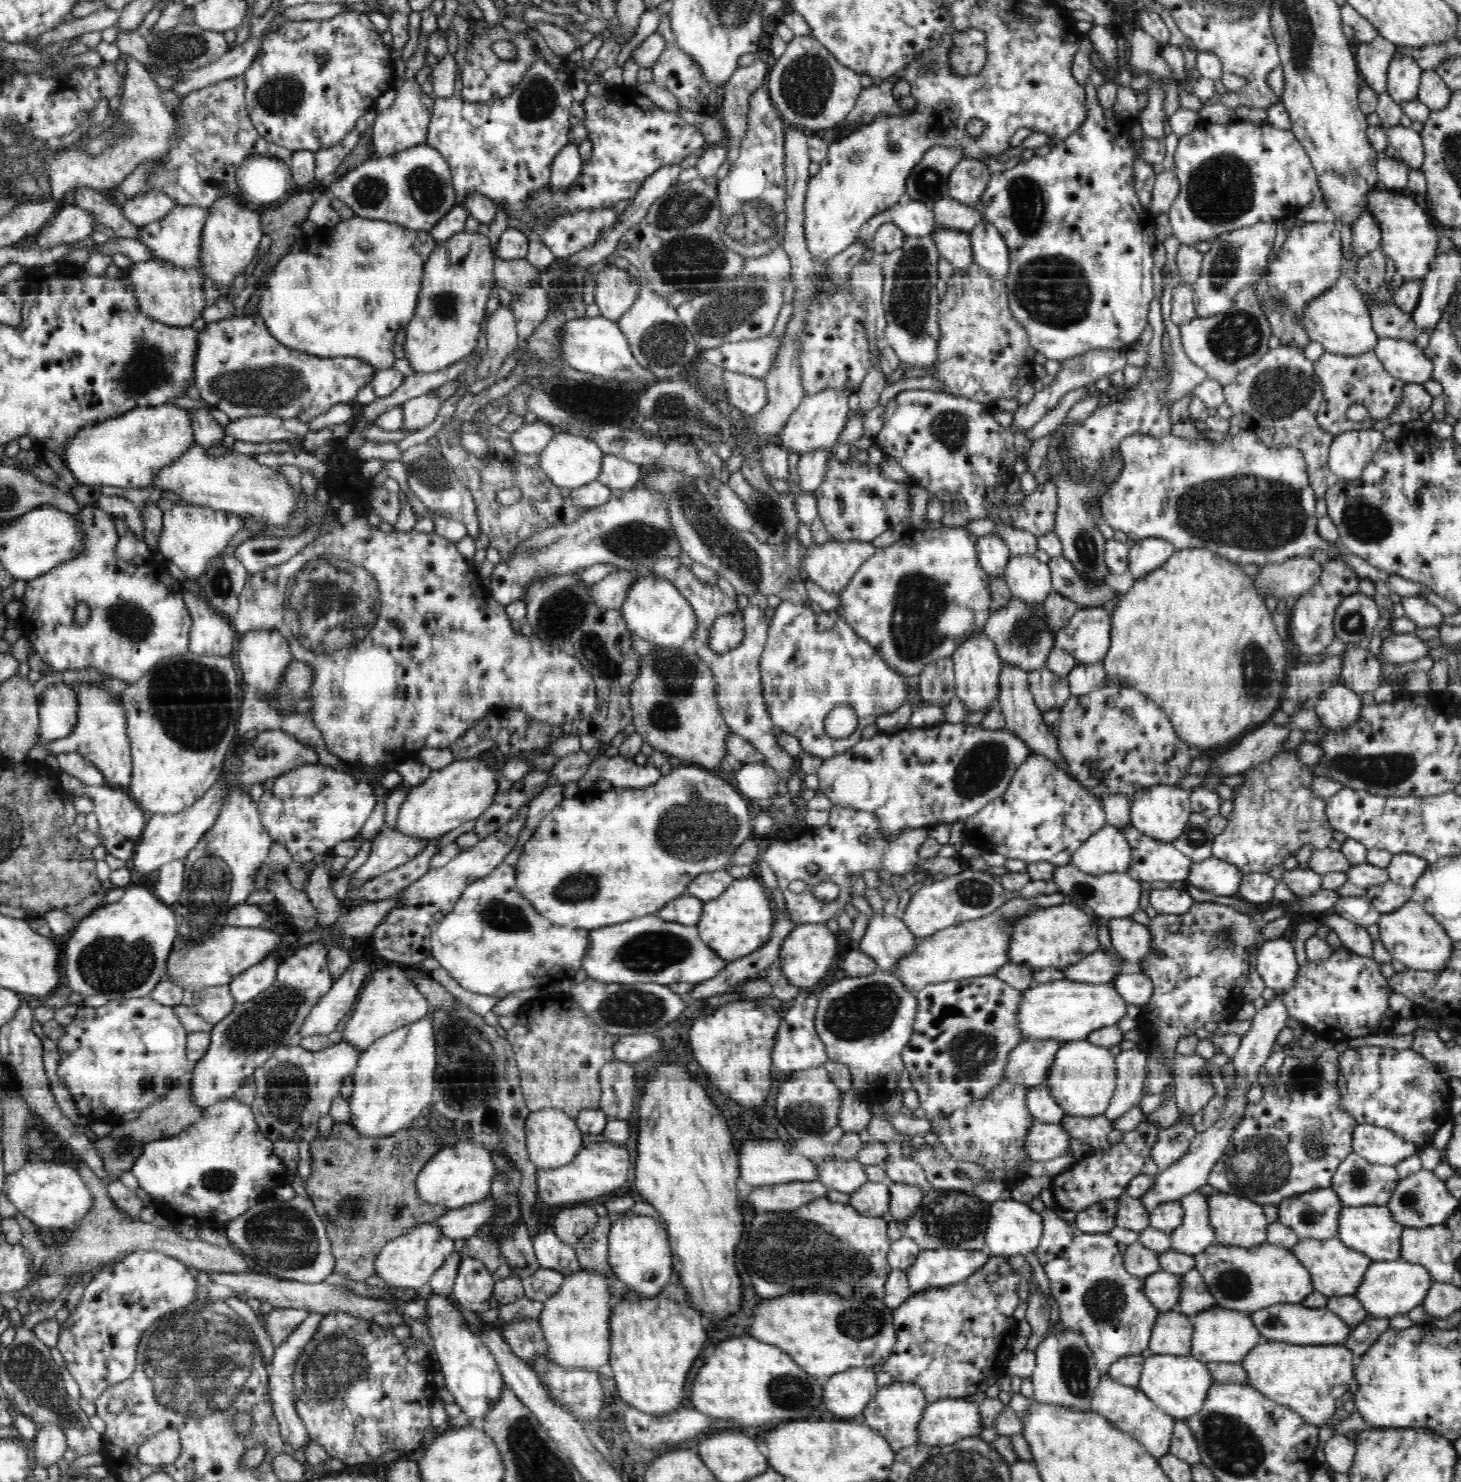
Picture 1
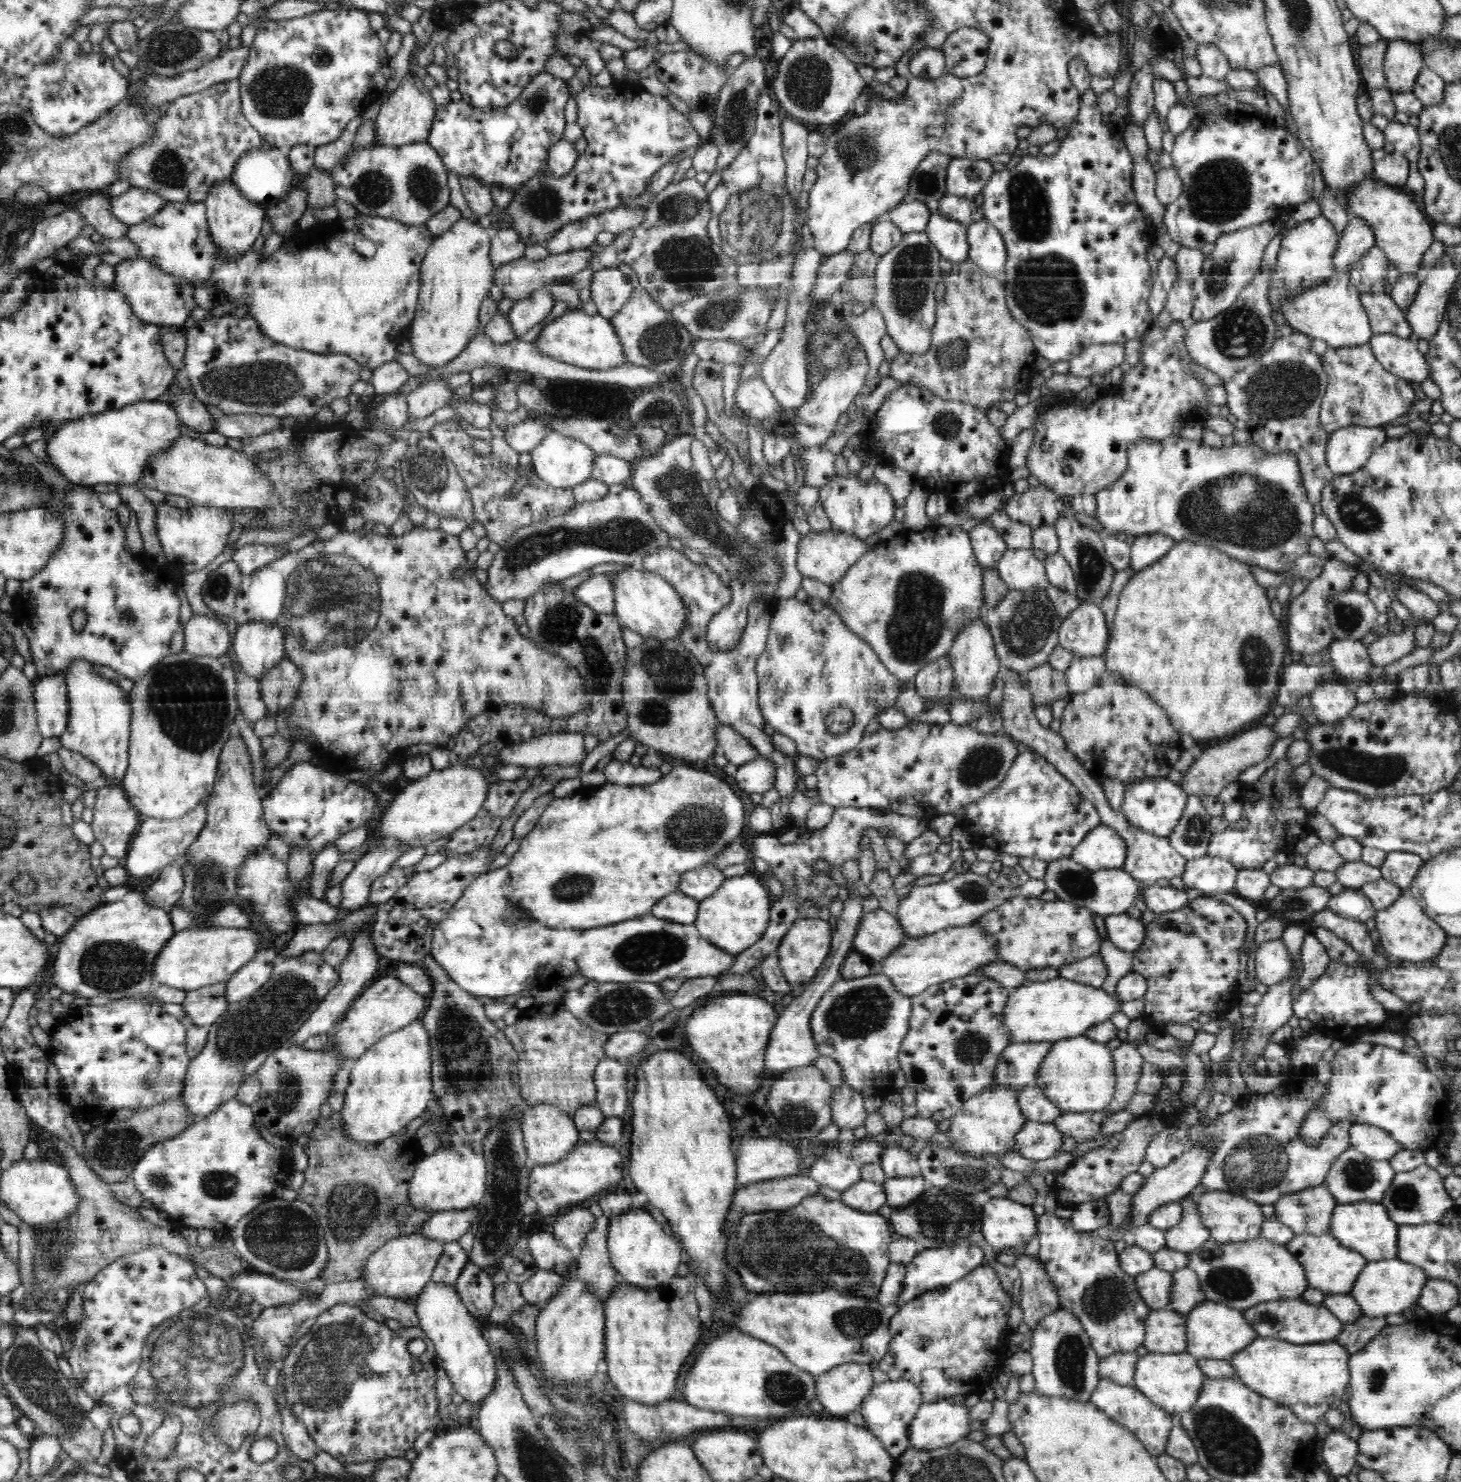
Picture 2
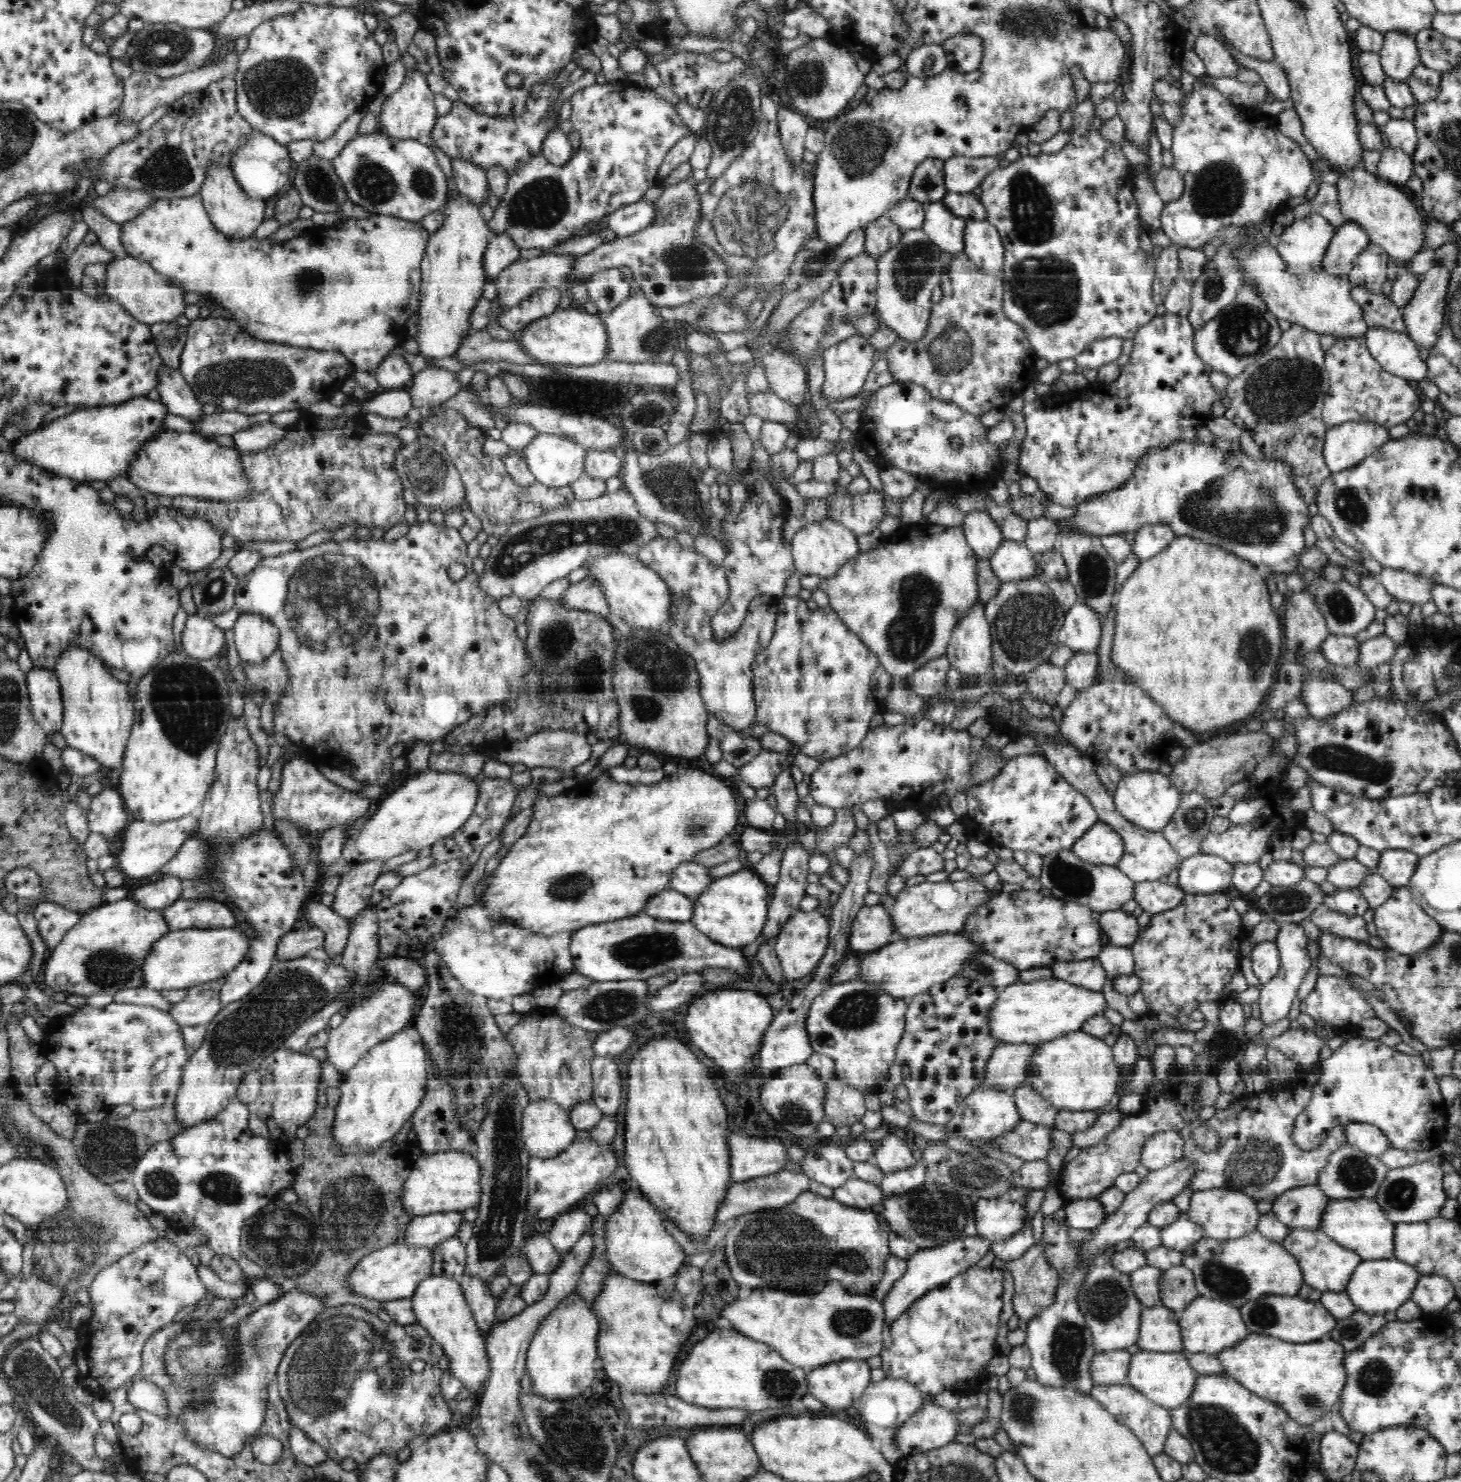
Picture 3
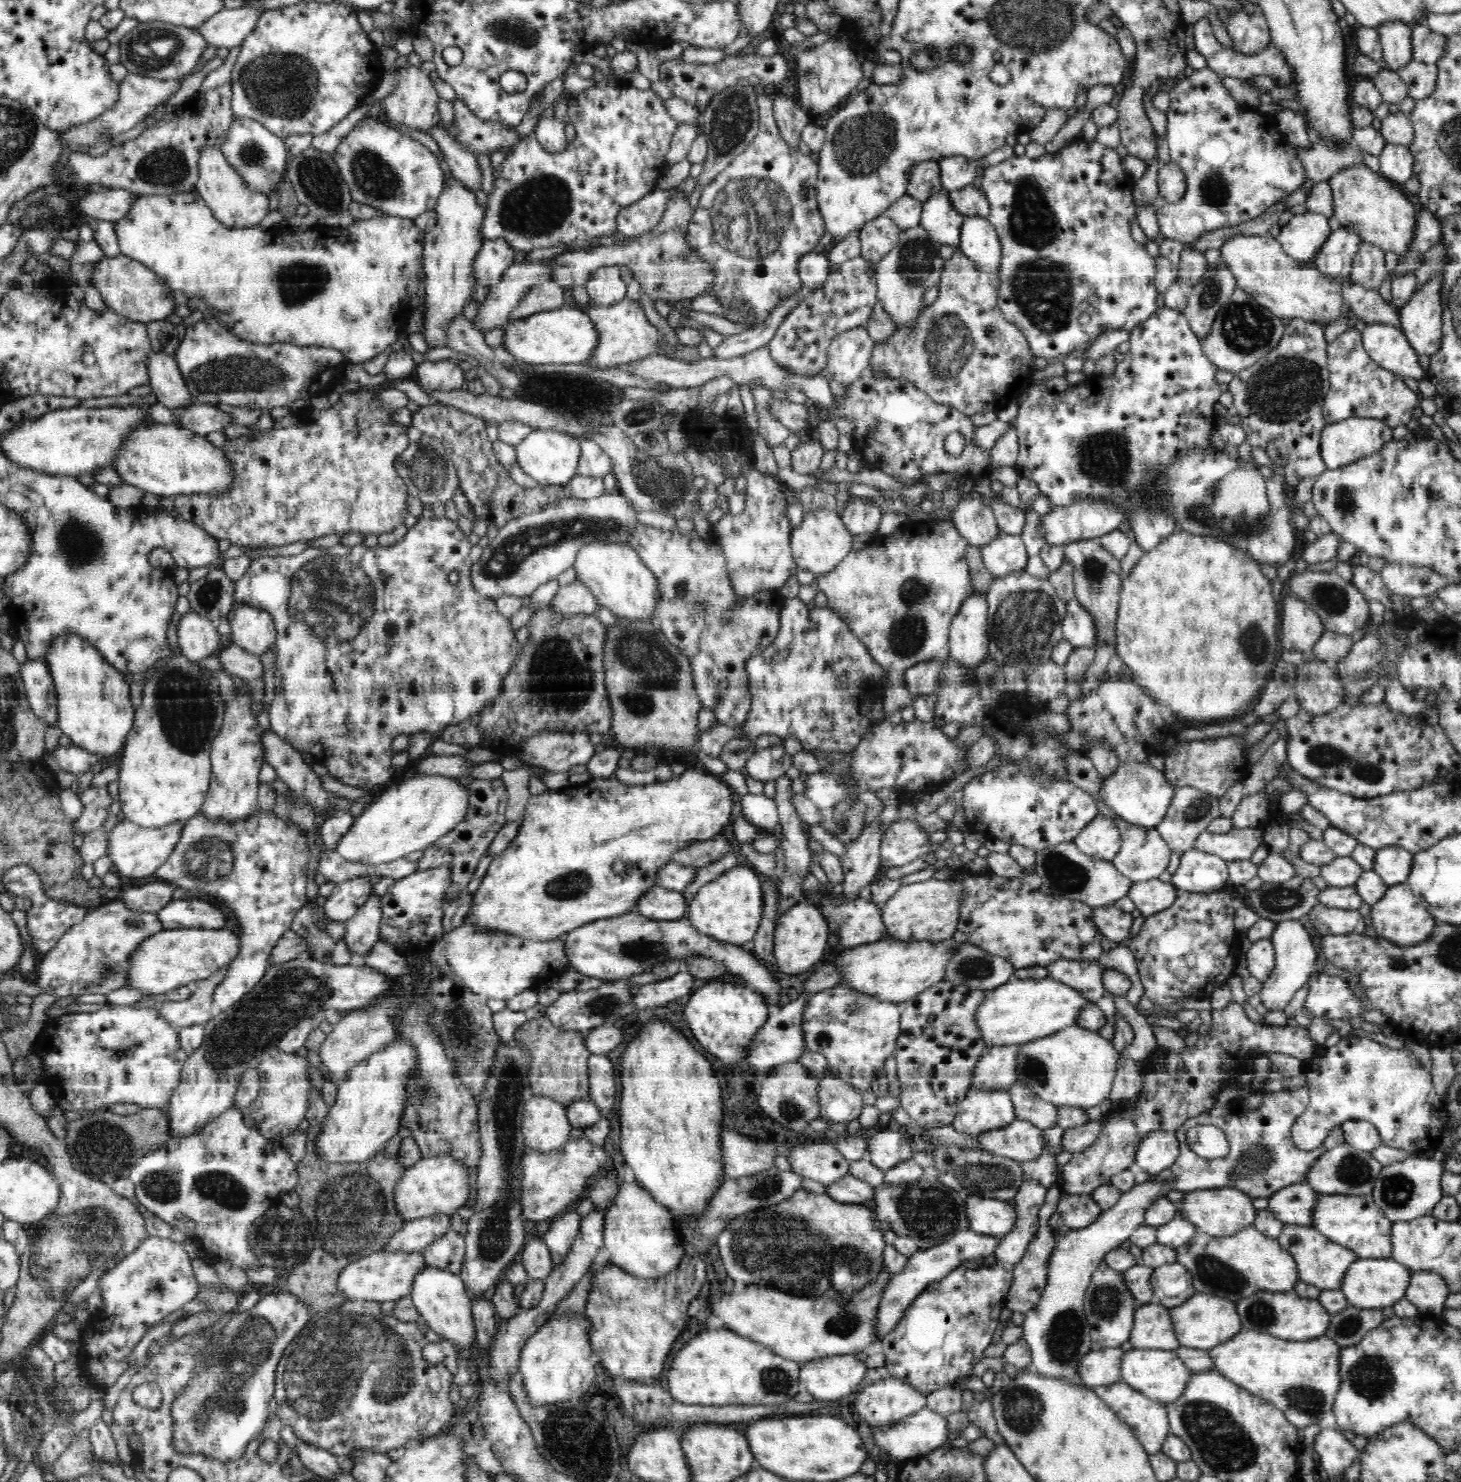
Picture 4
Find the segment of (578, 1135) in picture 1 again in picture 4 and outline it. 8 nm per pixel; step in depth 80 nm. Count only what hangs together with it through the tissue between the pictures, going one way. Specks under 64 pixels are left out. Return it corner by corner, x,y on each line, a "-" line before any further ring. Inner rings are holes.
533,1096
523,1110
521,1131
524,1142
534,1151
552,1153
570,1140
572,1126
566,1106
548,1097

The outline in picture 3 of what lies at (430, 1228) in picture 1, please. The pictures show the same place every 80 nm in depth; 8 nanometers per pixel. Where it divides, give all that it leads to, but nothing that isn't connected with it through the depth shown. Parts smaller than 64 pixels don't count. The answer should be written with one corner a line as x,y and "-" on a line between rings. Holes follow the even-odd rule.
398,1239
393,1244
377,1249
360,1260
360,1263
356,1264
355,1270
348,1276
347,1288
356,1296
366,1296
372,1300
411,1298
418,1290
420,1282
433,1273
434,1254
434,1247
407,1246
405,1242

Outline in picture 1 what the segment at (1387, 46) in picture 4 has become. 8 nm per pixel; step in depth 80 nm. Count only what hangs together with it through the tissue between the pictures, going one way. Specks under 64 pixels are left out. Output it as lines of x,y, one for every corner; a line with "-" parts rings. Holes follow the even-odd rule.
1394,53
1387,70
1387,93
1397,103
1416,100
1422,70
1412,58

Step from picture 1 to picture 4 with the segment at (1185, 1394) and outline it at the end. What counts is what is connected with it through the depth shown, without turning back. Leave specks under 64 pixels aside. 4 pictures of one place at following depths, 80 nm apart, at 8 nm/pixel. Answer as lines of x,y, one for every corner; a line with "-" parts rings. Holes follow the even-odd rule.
1130,1349
1124,1353
1121,1360
1121,1380
1132,1388
1140,1391
1152,1400
1160,1401
1163,1404
1174,1403
1184,1388
1187,1387
1193,1371
1188,1368
1177,1356
1175,1351
1155,1349

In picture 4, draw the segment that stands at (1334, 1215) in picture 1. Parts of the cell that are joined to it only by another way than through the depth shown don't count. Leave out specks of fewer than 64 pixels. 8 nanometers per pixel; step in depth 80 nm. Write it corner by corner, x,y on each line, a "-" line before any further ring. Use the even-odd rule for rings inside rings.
1307,1183
1292,1184
1268,1198
1268,1207
1284,1224
1311,1226
1319,1194

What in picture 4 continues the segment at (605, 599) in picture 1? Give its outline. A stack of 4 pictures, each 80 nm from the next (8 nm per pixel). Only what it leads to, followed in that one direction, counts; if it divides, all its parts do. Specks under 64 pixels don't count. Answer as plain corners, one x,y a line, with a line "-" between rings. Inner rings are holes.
578,580
560,585
557,594
549,604
555,612
562,616
574,616
574,614
580,613
596,614
599,602
589,588

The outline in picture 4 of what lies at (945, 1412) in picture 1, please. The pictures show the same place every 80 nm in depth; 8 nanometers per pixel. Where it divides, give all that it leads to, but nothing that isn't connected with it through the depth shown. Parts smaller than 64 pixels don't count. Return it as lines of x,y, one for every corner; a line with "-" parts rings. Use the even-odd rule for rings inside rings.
927,1406
892,1427
880,1427
873,1431
878,1453
886,1460
892,1458
894,1462
904,1462
942,1447
948,1435
946,1414
934,1412

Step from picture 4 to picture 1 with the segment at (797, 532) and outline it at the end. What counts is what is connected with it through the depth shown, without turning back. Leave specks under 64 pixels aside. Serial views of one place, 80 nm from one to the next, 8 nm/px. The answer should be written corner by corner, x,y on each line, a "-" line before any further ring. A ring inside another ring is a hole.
829,540
819,545
812,543
811,546
804,547
801,568
809,576
809,579
818,584
820,588
830,594
840,596
850,584
852,575
859,570
866,560
874,556
876,549
873,543
864,542
835,542
835,540

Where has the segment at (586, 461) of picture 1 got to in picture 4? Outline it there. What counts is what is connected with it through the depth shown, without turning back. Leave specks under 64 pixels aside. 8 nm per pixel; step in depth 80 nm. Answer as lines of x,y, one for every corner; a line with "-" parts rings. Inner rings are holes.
533,429
523,442
515,446
517,465
539,483
568,486
571,478
577,475
580,441
560,431

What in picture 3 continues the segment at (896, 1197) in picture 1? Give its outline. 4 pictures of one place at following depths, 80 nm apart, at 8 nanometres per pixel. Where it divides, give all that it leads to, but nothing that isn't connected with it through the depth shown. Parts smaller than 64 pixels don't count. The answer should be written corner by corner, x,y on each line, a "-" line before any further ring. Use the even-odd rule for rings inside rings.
916,1162
913,1167
896,1173
885,1173
880,1188
884,1196
902,1196
912,1190
918,1190
926,1182
926,1171

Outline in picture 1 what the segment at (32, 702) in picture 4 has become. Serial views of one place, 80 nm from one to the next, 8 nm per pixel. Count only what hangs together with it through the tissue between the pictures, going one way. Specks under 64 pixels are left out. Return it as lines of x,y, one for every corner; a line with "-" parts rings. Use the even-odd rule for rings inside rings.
54,683
41,694
39,707
39,741
48,744
70,736
78,723
78,703
73,687

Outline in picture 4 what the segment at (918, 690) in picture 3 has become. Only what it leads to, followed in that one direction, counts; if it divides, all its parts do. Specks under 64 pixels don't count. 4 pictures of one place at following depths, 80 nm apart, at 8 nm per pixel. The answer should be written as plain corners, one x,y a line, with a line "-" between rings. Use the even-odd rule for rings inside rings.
933,658
928,662
915,664
903,672
905,687
914,697
933,693
939,685
939,670
943,659

